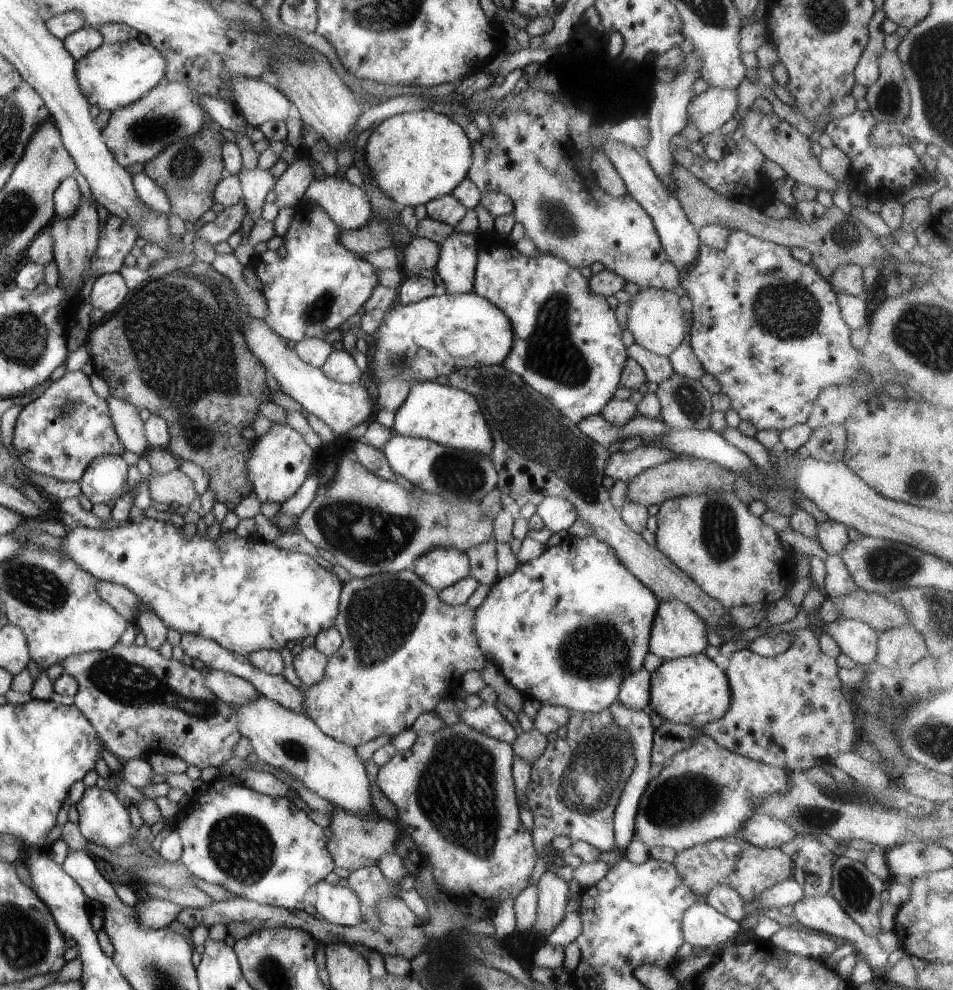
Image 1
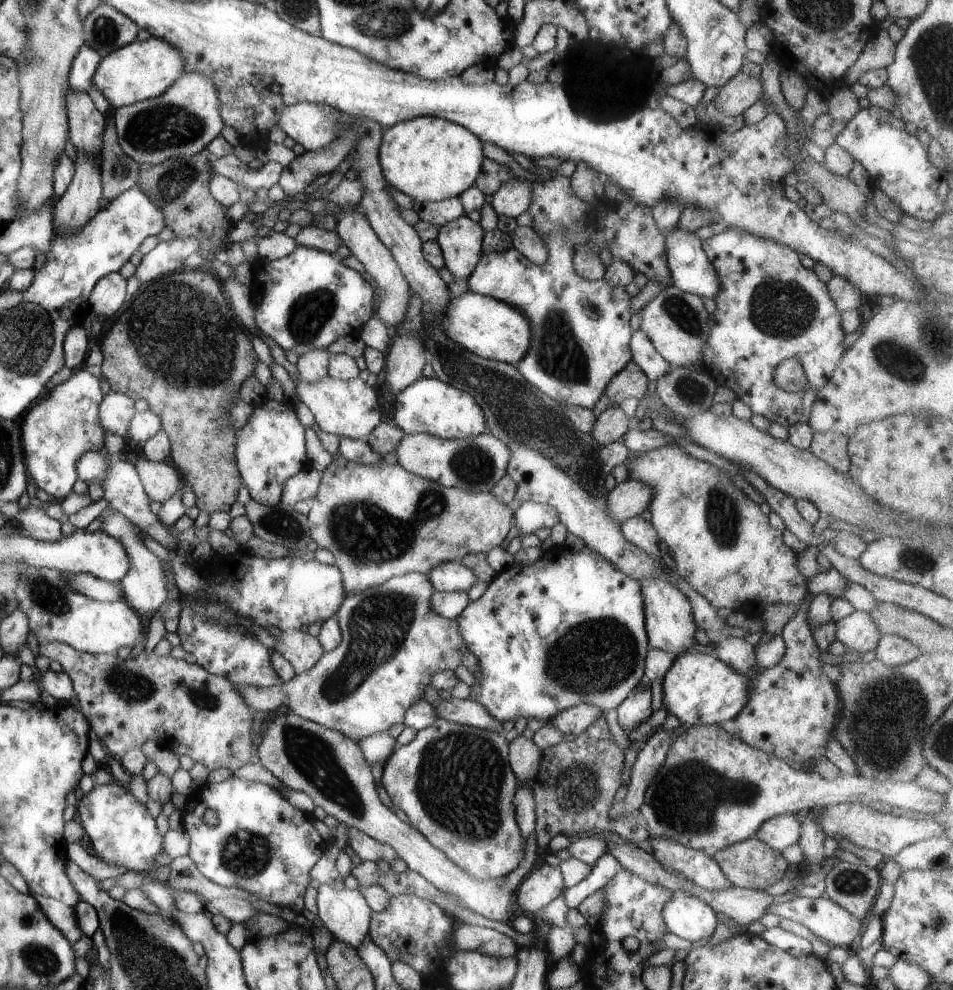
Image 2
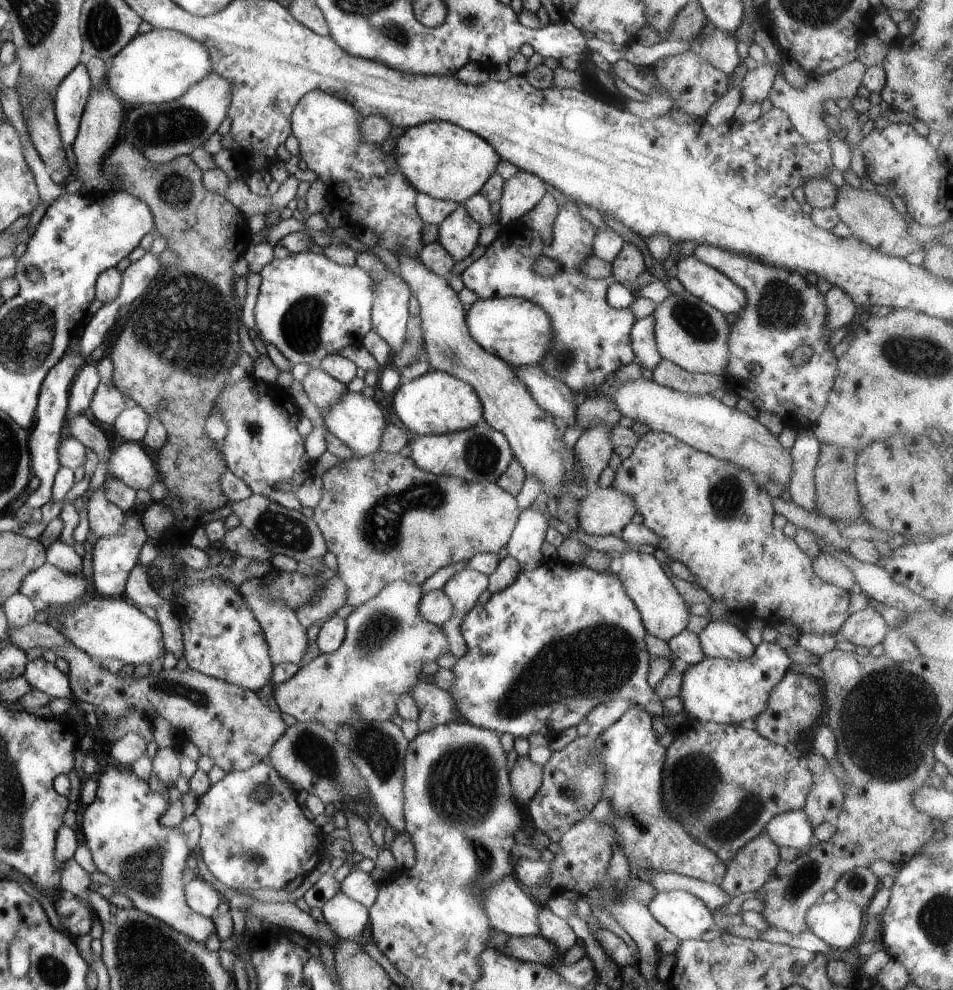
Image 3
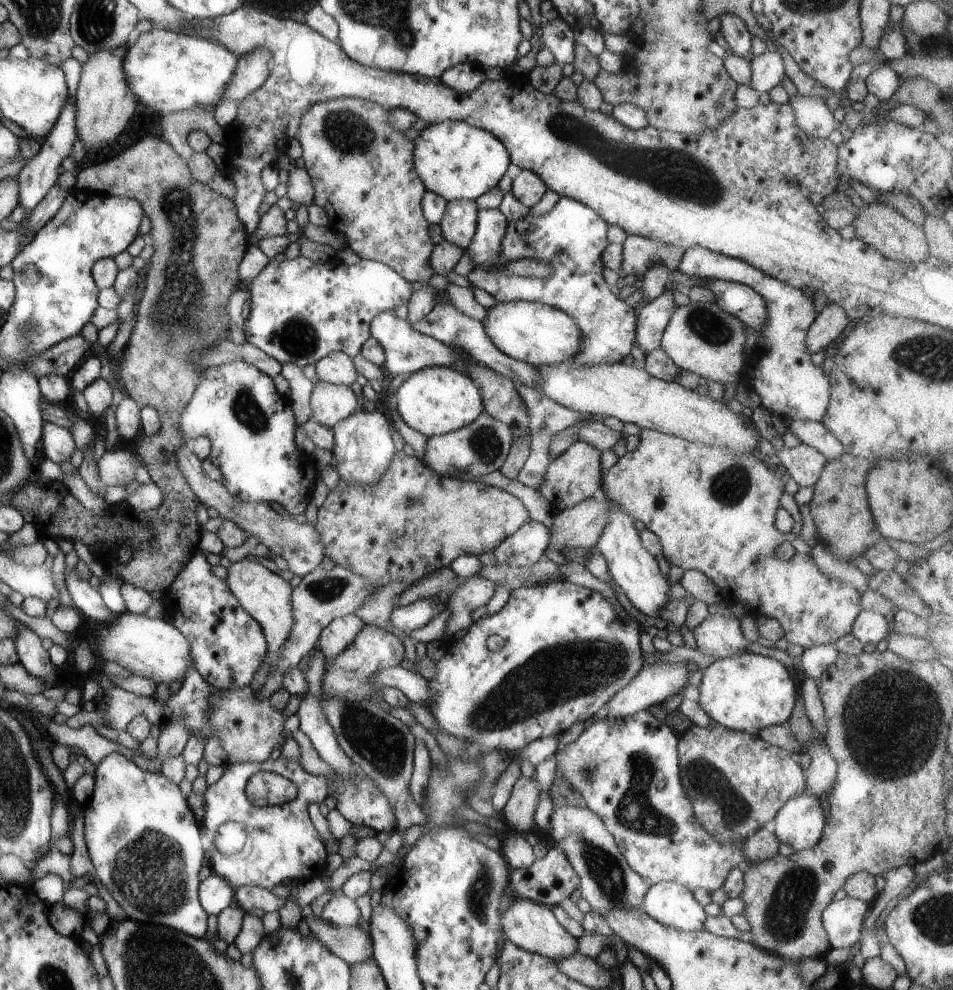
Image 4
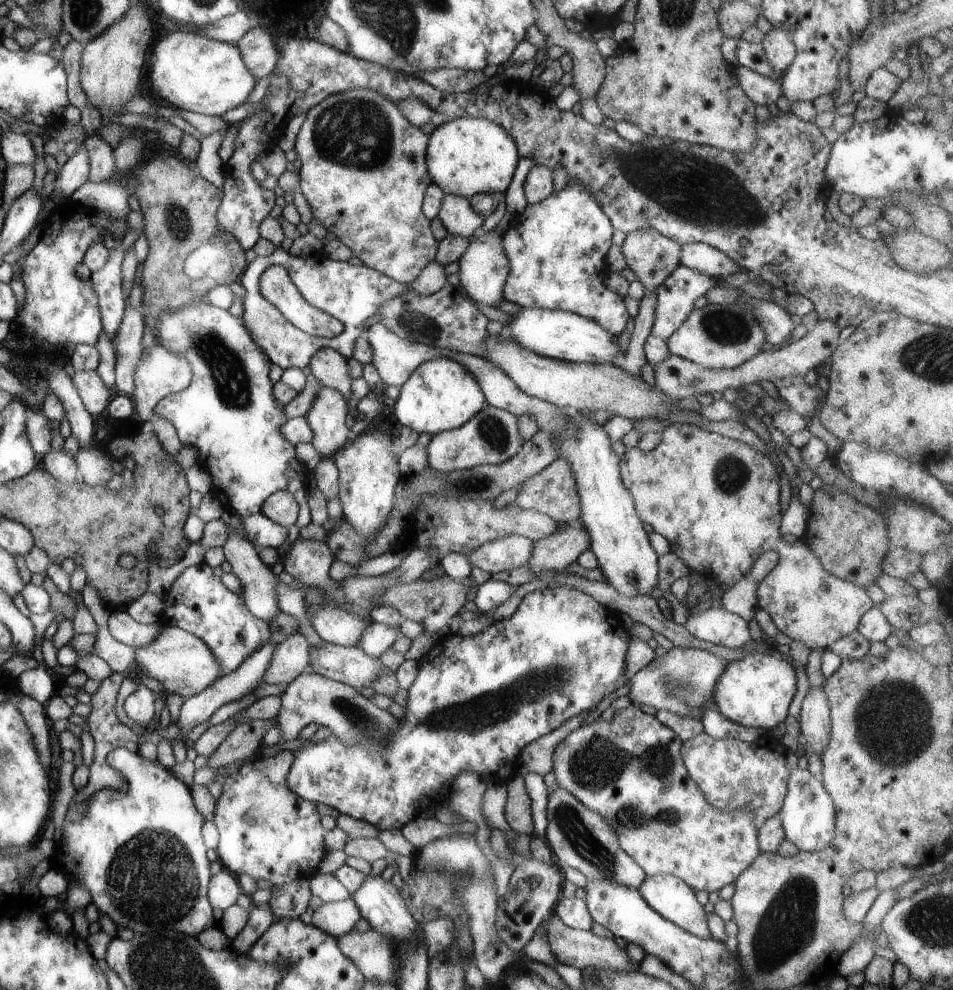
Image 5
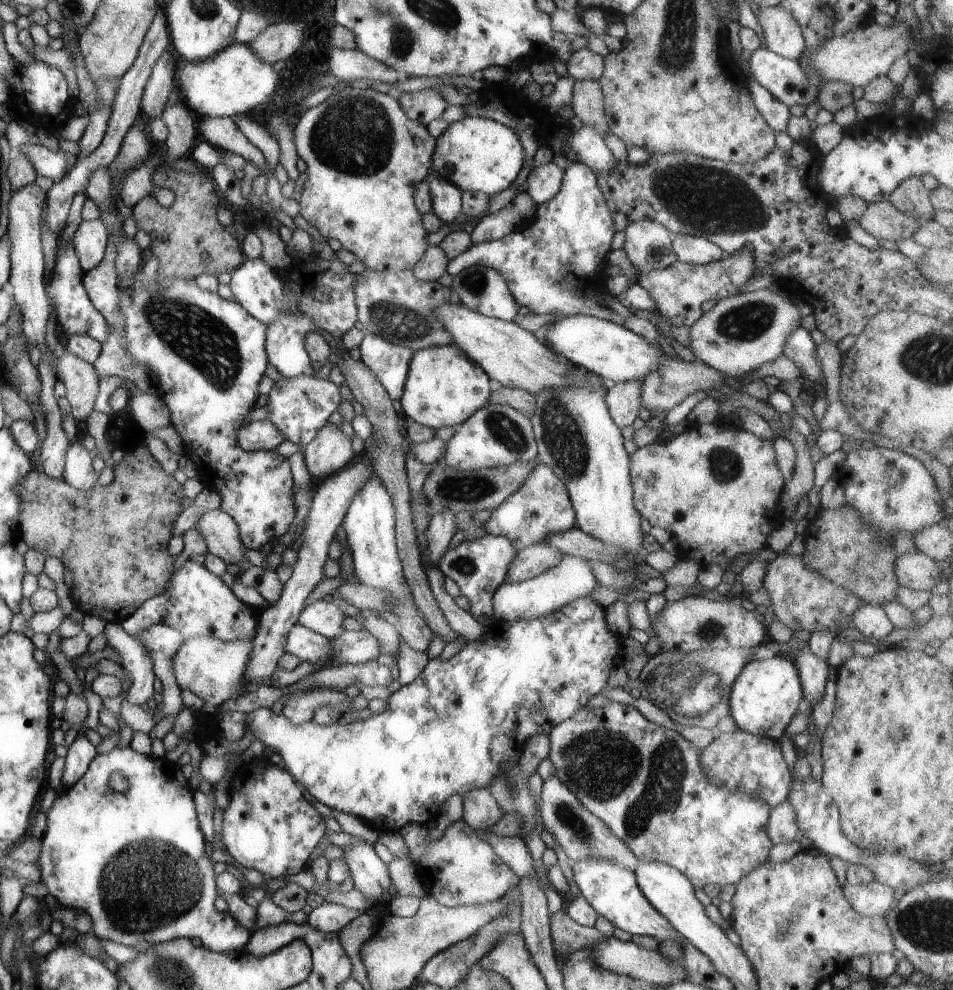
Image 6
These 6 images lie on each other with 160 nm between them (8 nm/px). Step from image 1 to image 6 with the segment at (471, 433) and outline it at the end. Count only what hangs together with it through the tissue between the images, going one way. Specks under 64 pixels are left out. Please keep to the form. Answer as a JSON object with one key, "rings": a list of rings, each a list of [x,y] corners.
{"rings":[[[458,346],[429,347],[415,351],[402,396],[402,415],[431,429],[456,426],[468,420],[491,398],[490,377],[470,361]]]}

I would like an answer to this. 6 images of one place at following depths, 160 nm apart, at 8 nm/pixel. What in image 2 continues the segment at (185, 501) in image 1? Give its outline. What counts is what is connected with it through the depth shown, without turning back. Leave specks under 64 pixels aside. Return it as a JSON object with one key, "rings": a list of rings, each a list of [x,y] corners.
{"rings":[[[138,460],[135,465],[147,497],[153,501],[166,502],[184,489],[184,480],[170,462]]]}

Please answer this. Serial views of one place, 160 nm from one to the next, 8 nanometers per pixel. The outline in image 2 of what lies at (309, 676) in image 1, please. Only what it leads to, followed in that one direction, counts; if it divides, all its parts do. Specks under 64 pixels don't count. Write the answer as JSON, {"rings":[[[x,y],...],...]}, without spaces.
{"rings":[[[300,629],[282,631],[282,635],[276,638],[276,646],[271,650],[278,651],[294,667],[296,675],[312,668],[325,653],[318,637],[304,634]]]}

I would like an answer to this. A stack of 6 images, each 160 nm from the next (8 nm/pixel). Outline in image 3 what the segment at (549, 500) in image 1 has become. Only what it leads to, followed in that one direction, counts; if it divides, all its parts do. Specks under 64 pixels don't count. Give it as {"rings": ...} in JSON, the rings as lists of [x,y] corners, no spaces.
{"rings":[[[521,509],[506,550],[520,563],[522,570],[532,570],[545,560],[540,548],[548,527],[549,518],[540,509]]]}

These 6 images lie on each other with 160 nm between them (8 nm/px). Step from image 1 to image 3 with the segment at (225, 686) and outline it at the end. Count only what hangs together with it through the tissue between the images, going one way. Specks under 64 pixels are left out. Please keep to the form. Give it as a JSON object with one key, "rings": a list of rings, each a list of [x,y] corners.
{"rings":[[[397,580],[387,584],[383,589],[378,591],[378,594],[370,599],[368,602],[361,604],[360,606],[354,607],[354,610],[345,618],[346,621],[346,634],[342,644],[331,653],[321,653],[311,662],[304,663],[297,670],[296,674],[290,677],[285,683],[278,685],[272,684],[271,690],[274,691],[273,696],[277,702],[278,708],[281,713],[287,717],[292,718],[296,721],[310,722],[316,721],[324,724],[326,728],[336,732],[338,727],[344,725],[351,725],[352,723],[361,722],[374,722],[374,721],[392,721],[394,714],[397,714],[397,704],[399,697],[402,695],[410,695],[414,685],[419,681],[418,676],[423,675],[422,666],[426,662],[435,662],[435,660],[444,654],[449,654],[449,640],[443,628],[440,625],[428,622],[424,620],[419,613],[419,604],[423,597],[423,590],[419,584],[413,583],[412,581],[406,582],[403,580]]]}

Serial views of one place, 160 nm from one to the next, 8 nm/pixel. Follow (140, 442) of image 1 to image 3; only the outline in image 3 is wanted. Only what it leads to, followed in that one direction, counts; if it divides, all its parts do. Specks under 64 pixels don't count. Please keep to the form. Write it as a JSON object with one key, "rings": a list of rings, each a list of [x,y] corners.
{"rings":[[[102,381],[90,403],[90,412],[102,424],[114,424],[118,415],[126,409],[126,398],[112,382]]]}

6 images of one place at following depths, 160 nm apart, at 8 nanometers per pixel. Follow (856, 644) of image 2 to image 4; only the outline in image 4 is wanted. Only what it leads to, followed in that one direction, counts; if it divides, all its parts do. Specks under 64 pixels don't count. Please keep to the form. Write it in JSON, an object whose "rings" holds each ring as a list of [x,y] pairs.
{"rings":[[[862,610],[853,622],[850,633],[854,635],[856,640],[864,644],[877,645],[880,640],[884,640],[888,636],[888,620],[883,614]]]}

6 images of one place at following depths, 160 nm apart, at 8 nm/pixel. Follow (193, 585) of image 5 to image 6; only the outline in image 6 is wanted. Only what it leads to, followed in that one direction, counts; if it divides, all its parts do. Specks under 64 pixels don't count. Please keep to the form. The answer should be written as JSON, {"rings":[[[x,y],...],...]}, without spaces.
{"rings":[[[188,559],[180,570],[173,572],[162,594],[142,603],[121,625],[133,636],[153,624],[167,624],[188,638],[214,637],[228,642],[236,639],[250,641],[257,633],[258,623],[258,613],[246,606],[219,576]]]}

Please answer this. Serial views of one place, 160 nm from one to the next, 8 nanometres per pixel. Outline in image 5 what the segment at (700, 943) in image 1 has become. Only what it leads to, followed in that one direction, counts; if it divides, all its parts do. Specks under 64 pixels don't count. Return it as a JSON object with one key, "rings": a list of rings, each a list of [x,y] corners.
{"rings":[[[657,874],[656,876],[646,877],[638,891],[650,905],[650,908],[653,908],[667,921],[678,925],[693,935],[701,936],[705,939],[714,939],[707,925],[705,908],[698,902],[696,891],[690,888],[683,880],[672,875]]]}

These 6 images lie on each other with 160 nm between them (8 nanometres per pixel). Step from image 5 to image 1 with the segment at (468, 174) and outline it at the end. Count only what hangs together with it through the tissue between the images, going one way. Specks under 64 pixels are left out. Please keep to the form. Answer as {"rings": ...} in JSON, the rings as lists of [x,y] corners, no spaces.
{"rings":[[[437,110],[404,112],[379,122],[369,131],[363,143],[363,159],[380,190],[394,198],[398,209],[402,210],[406,206],[416,209],[419,205],[426,205],[430,200],[452,194],[452,190],[468,176],[472,164],[472,142],[460,124],[456,124],[454,120],[450,120]]]}

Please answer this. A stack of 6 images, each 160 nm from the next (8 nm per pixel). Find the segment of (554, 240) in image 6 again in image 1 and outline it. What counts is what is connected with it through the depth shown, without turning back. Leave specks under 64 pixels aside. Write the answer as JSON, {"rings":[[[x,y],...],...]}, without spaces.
{"rings":[[[504,243],[491,250],[479,249],[473,292],[500,308],[514,328],[514,346],[501,366],[518,374],[535,392],[546,396],[561,415],[576,425],[586,416],[600,415],[620,387],[620,376],[628,357],[622,341],[624,330],[616,320],[614,306],[610,306],[614,298],[592,293],[589,280],[582,276],[580,269],[562,258],[550,254],[536,258],[524,256],[514,244]]]}

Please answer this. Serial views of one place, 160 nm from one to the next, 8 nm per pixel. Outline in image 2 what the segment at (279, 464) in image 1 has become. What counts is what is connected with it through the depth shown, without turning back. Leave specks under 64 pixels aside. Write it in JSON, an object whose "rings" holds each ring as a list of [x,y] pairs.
{"rings":[[[265,398],[262,406],[254,406],[253,415],[238,432],[235,442],[235,461],[250,496],[263,505],[281,502],[285,480],[309,467],[306,457],[305,427],[296,417],[293,403],[279,403]]]}

